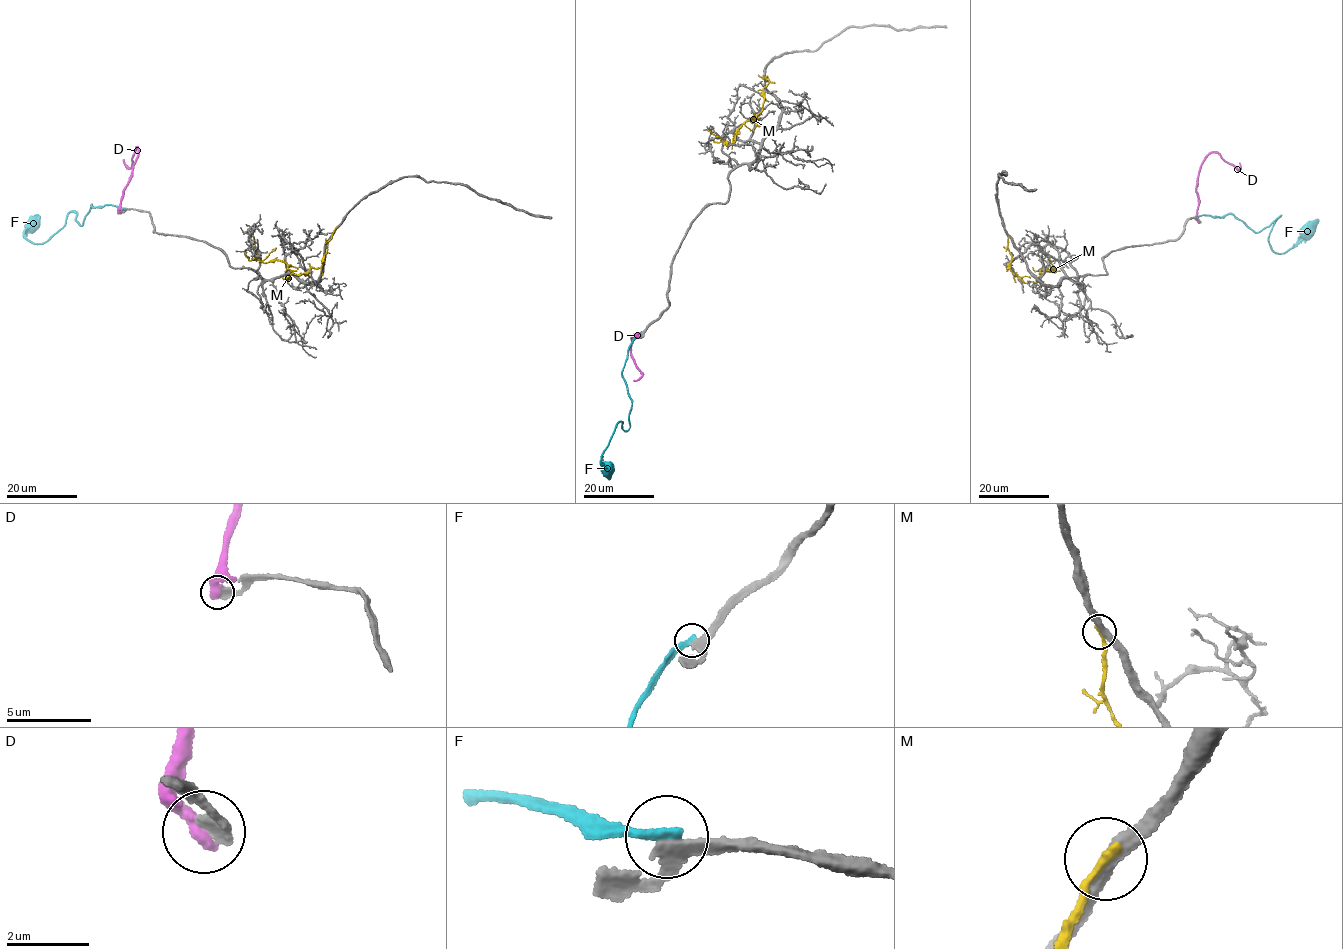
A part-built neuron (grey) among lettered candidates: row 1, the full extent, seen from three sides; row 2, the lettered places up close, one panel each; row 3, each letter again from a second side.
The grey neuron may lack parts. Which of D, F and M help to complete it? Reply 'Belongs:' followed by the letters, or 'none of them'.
Belongs: none of them

